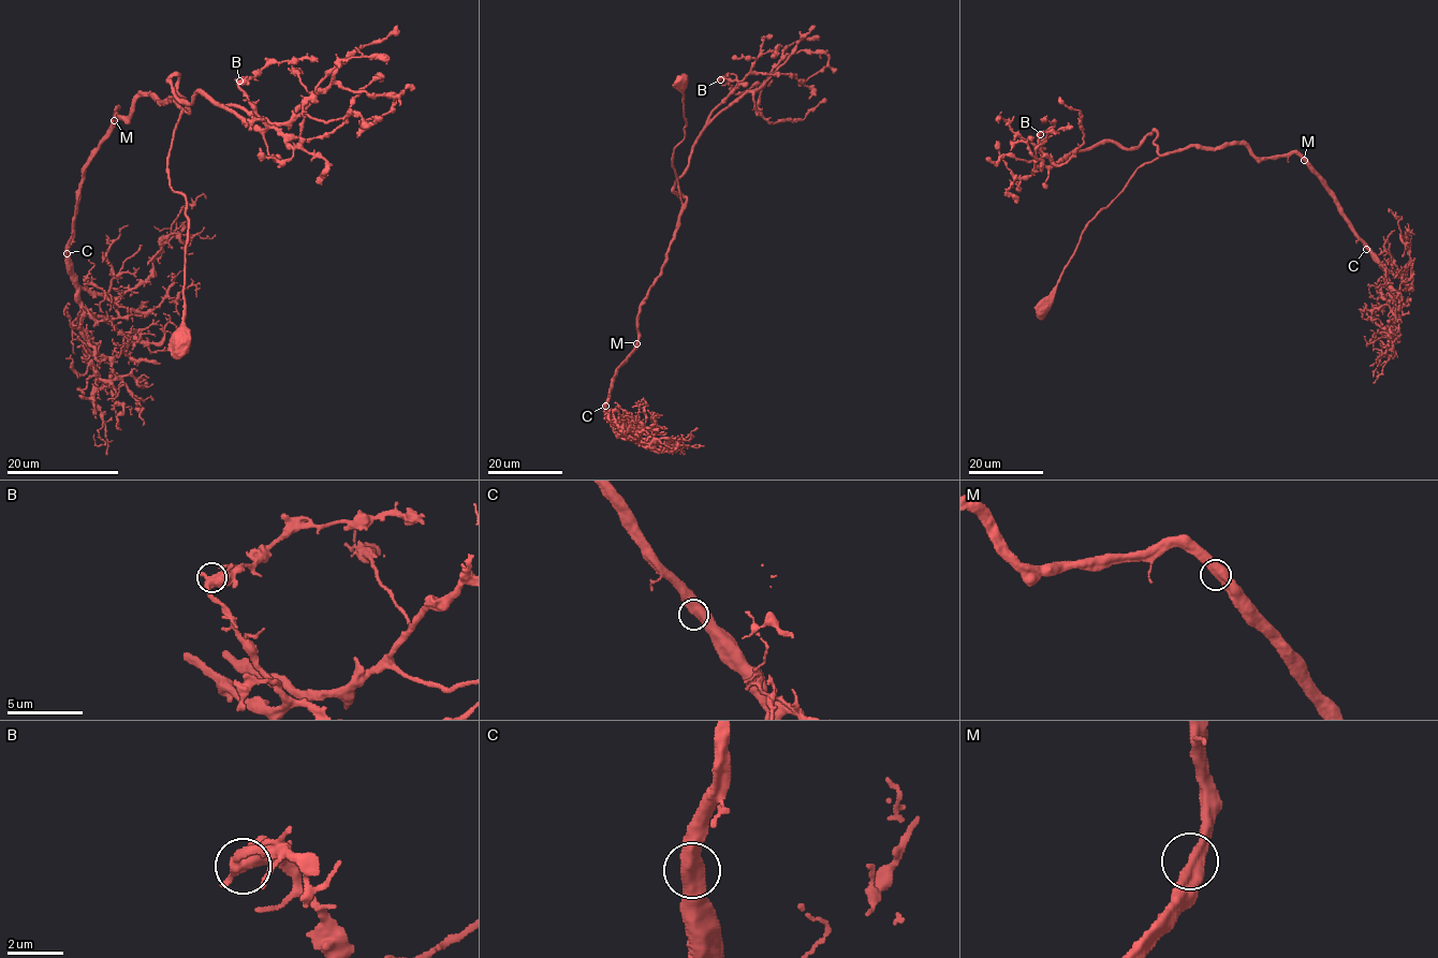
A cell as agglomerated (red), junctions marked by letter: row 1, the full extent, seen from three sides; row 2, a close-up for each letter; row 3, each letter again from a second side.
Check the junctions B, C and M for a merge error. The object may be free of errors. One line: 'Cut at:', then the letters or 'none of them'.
Cut at: none of them

